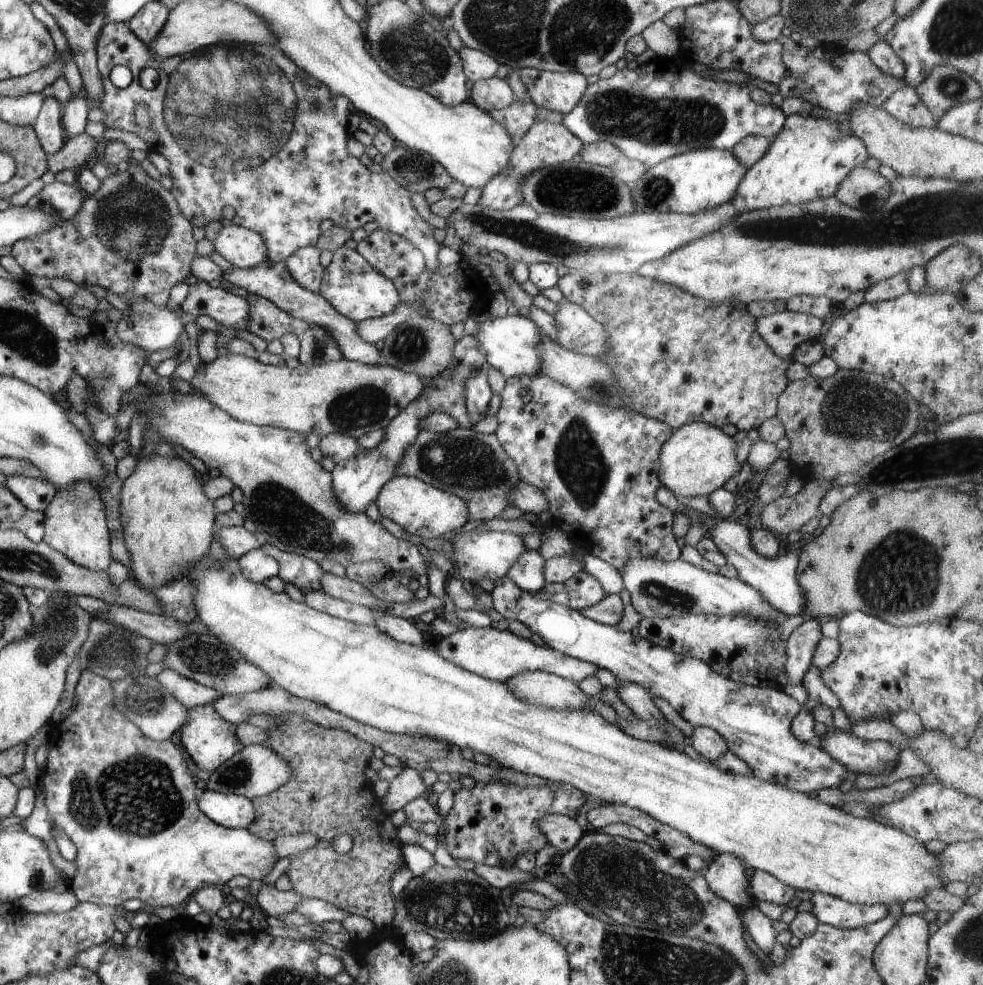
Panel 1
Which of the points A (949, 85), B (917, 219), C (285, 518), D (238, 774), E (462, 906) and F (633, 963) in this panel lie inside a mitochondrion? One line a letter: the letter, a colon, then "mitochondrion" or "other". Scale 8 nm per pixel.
A: mitochondrion
B: mitochondrion
C: mitochondrion
D: mitochondrion
E: mitochondrion
F: mitochondrion

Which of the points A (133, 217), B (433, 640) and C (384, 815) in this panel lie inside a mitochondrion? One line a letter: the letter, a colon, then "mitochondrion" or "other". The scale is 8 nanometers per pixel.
A: mitochondrion
B: other
C: other

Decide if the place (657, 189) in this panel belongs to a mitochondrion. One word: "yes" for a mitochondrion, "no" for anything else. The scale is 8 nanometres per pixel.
yes

